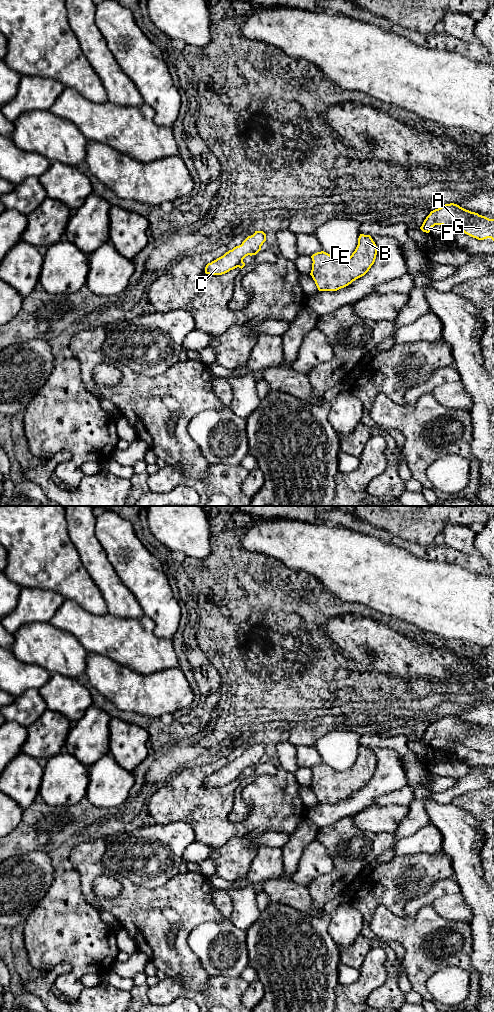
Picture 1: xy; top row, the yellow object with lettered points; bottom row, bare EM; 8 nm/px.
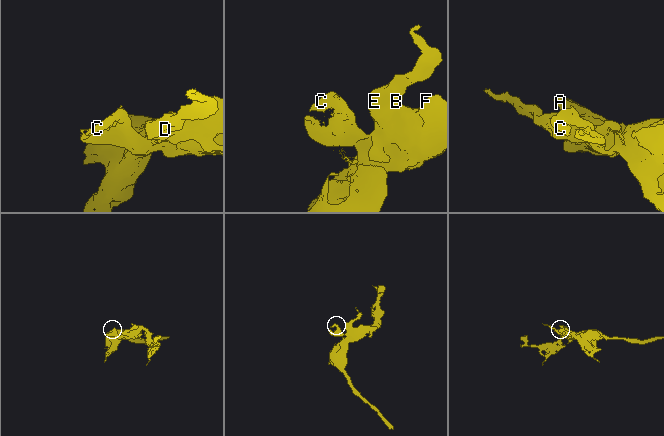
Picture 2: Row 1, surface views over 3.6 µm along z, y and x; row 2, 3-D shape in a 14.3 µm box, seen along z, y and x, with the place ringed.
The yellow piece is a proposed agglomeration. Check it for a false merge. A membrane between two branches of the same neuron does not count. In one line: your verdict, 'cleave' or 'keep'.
keep

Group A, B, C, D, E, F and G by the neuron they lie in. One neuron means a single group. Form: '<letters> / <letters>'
A B C D E F G

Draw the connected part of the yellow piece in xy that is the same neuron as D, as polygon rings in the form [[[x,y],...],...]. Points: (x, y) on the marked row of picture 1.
[[[360,234],[352,255],[339,259],[321,251],[313,254],[310,275],[319,291],[337,291],[364,276],[374,264],[377,246],[370,235]]]

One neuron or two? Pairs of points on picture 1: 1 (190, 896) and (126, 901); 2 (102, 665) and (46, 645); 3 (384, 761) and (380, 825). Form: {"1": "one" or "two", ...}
{"1": "one", "2": "two", "3": "two"}

